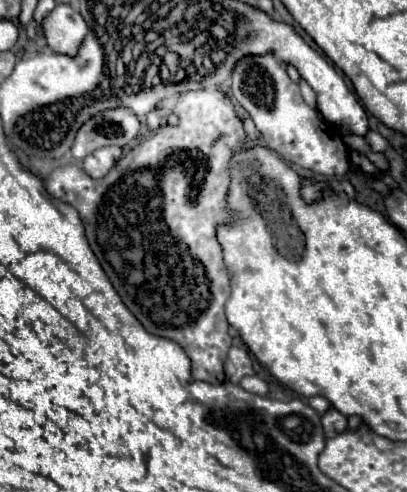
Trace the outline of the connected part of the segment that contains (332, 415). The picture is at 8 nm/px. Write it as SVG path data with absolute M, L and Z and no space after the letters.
M328 408L322 416L322 426L326 438L332 438L332 434L342 434L346 430L346 416L340 414L336 408Z

